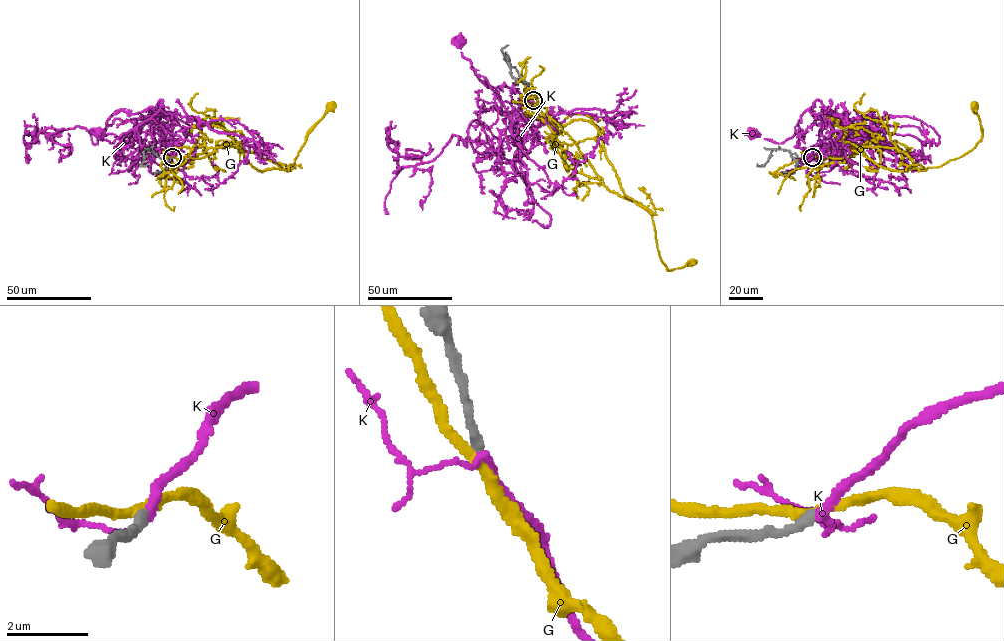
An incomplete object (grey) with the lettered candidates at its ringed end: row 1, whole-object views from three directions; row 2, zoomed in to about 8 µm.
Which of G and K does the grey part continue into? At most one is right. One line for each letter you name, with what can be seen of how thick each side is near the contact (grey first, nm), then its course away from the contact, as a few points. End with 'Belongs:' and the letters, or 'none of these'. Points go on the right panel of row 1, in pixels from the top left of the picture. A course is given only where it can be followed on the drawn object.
K: Thickness 240 nm (grey) against 180 nm. Its course: (813, 157), (829, 151), (838, 136), (818, 100), (798, 120), (799, 132), (783, 142), (752, 132)
Belongs: K

